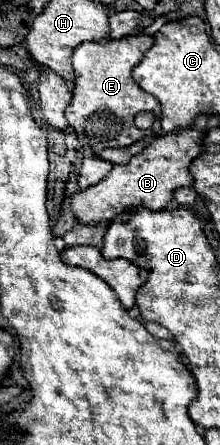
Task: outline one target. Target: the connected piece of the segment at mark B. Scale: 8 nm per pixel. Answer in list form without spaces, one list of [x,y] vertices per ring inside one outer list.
[[[180,129],[162,137],[156,137],[142,153],[134,155],[126,165],[114,165],[112,171],[100,183],[78,191],[72,195],[70,207],[74,217],[92,227],[98,223],[110,223],[120,217],[128,217],[138,207],[148,207],[152,211],[166,209],[174,199],[174,191],[192,185],[192,175],[188,171],[190,163],[200,155],[204,133],[196,129]]]

